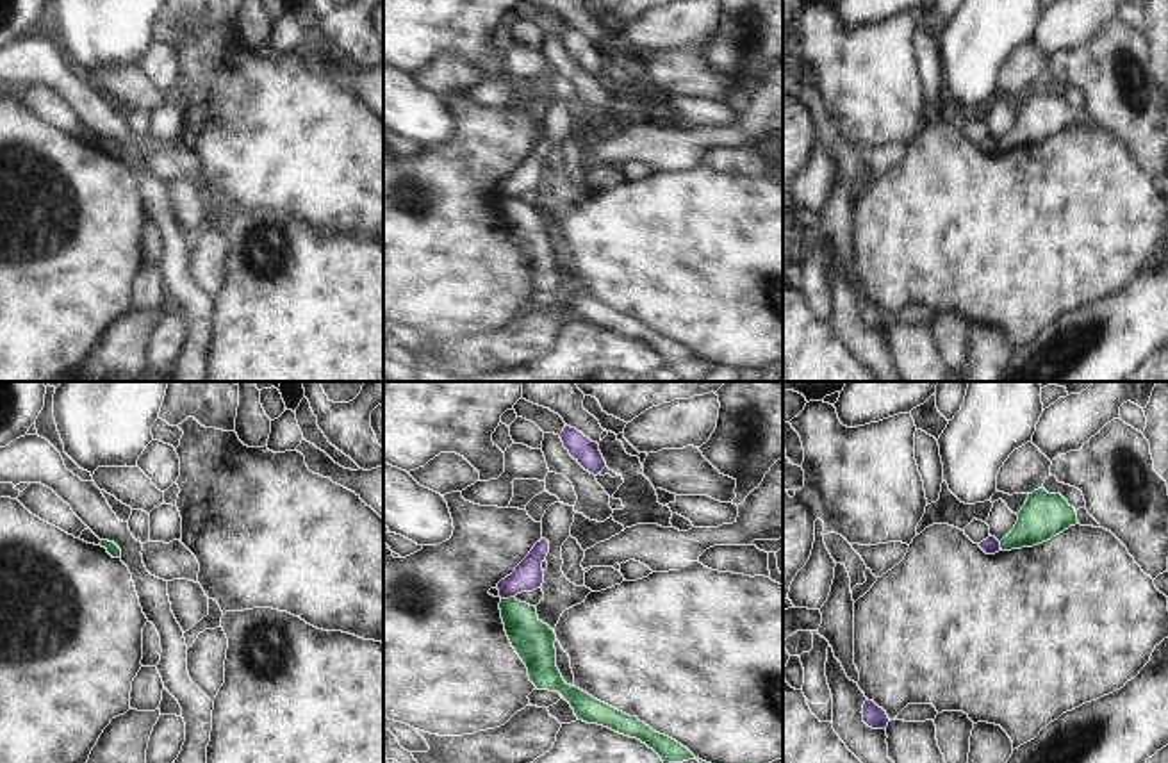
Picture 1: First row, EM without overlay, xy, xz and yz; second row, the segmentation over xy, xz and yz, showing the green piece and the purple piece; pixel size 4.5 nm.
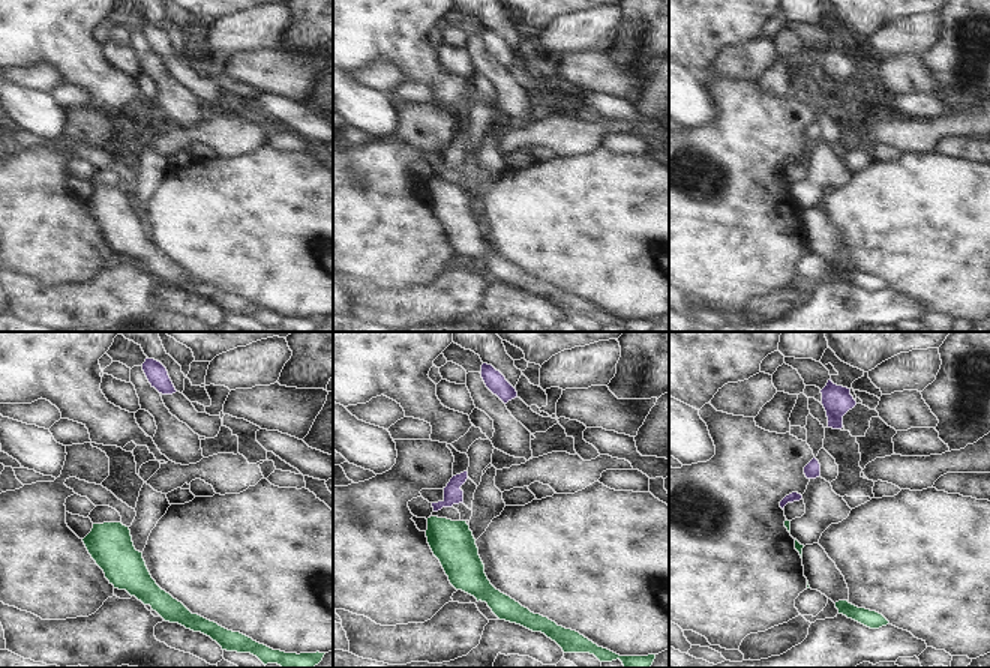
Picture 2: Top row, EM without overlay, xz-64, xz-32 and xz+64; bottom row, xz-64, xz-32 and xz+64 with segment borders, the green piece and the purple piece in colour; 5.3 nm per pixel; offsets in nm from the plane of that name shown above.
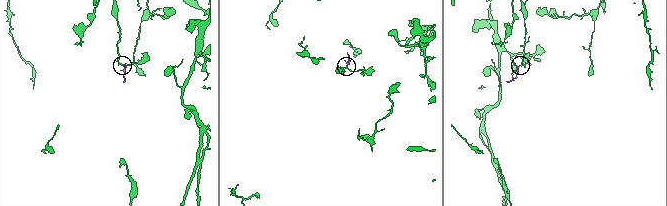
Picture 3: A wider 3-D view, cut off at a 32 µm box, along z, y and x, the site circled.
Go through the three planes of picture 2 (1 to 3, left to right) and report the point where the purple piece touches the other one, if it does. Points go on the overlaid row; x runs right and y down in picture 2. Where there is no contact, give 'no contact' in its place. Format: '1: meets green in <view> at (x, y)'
1: no contact
2: no contact
3: no contact

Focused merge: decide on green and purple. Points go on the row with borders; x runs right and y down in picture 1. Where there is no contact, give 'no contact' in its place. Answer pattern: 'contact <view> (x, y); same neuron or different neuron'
contact xz (507, 599); different neuron

